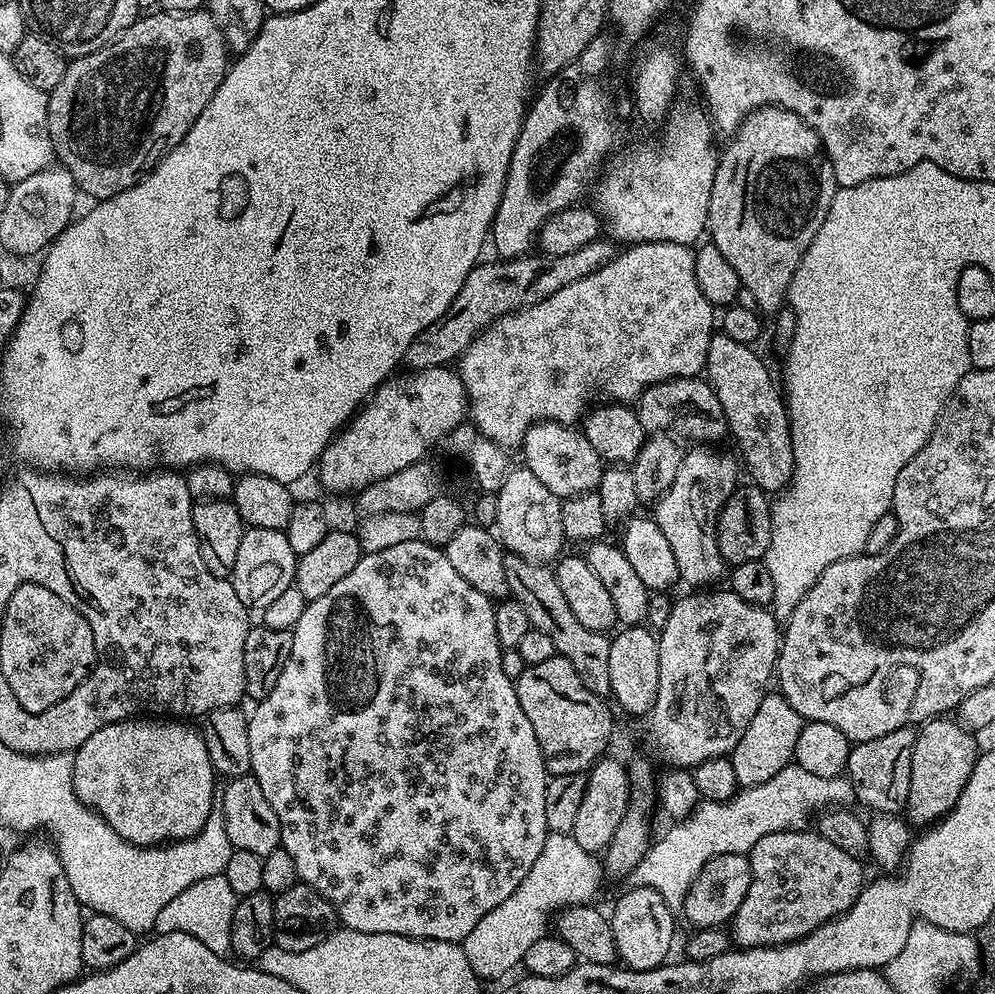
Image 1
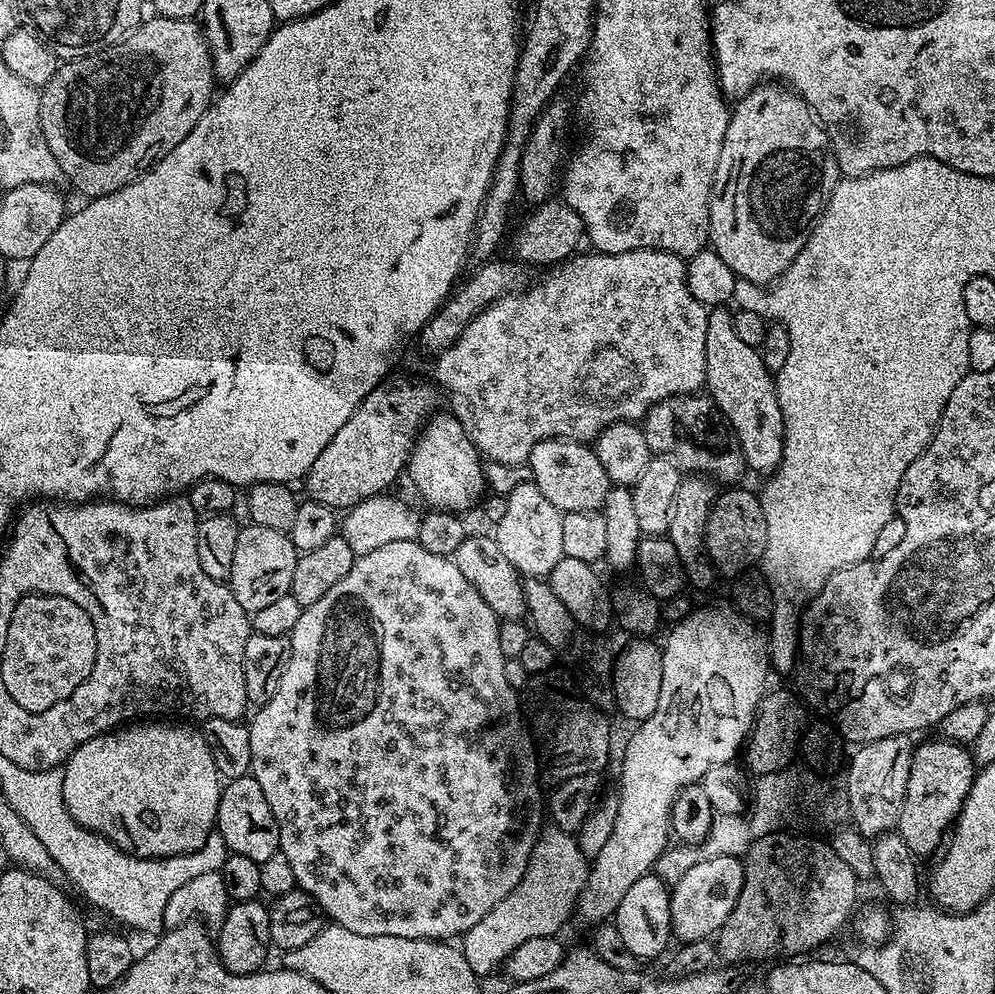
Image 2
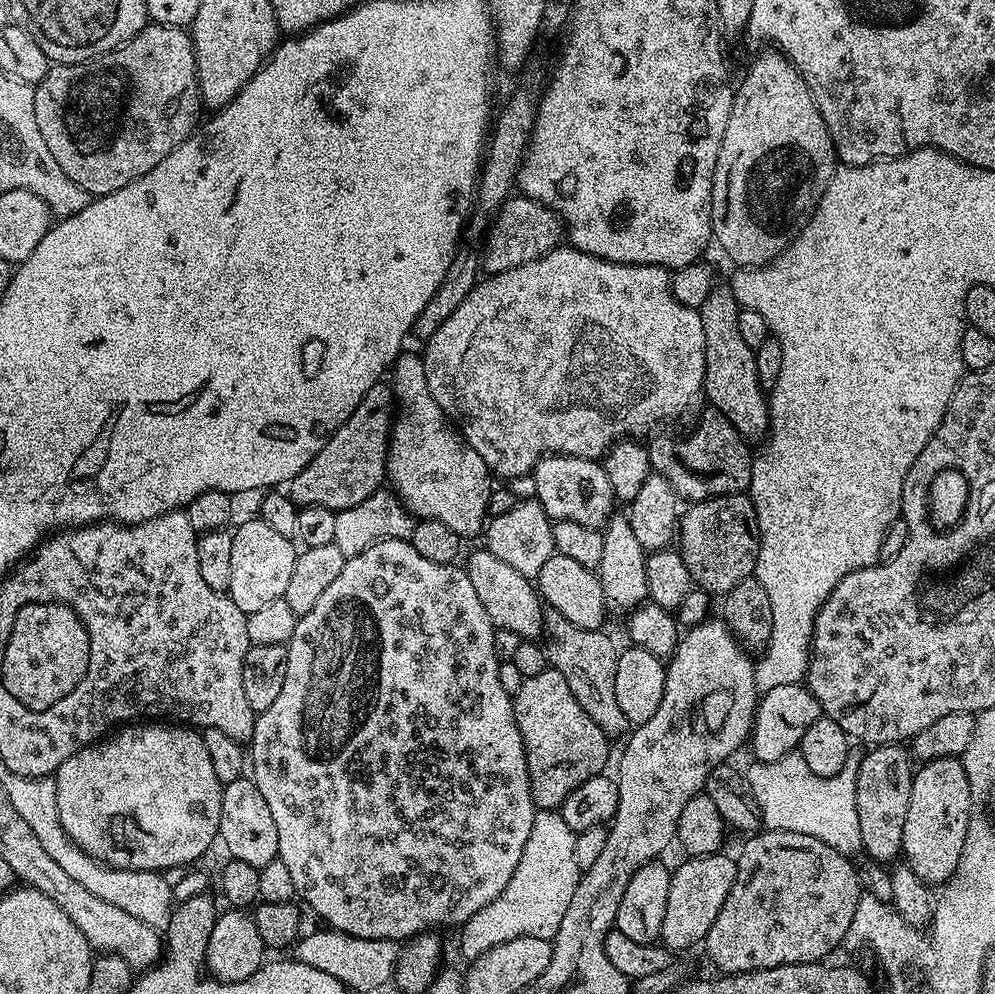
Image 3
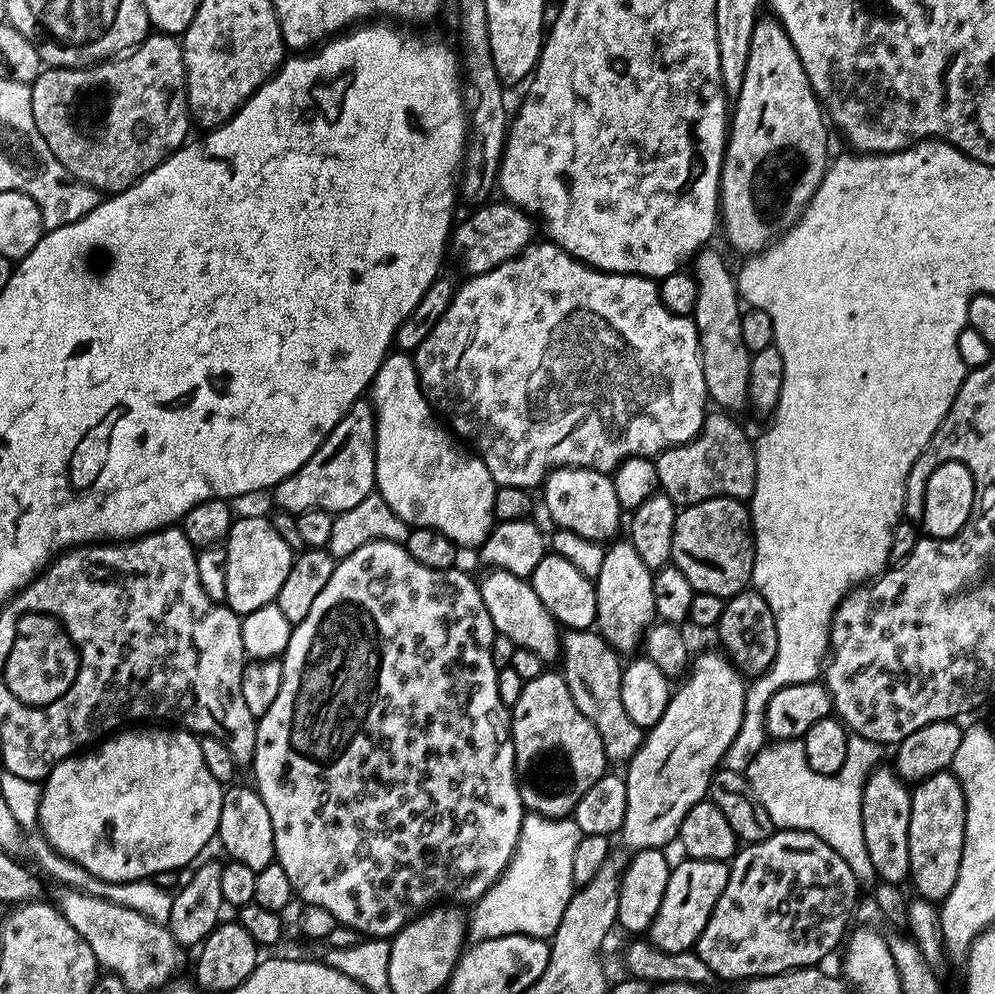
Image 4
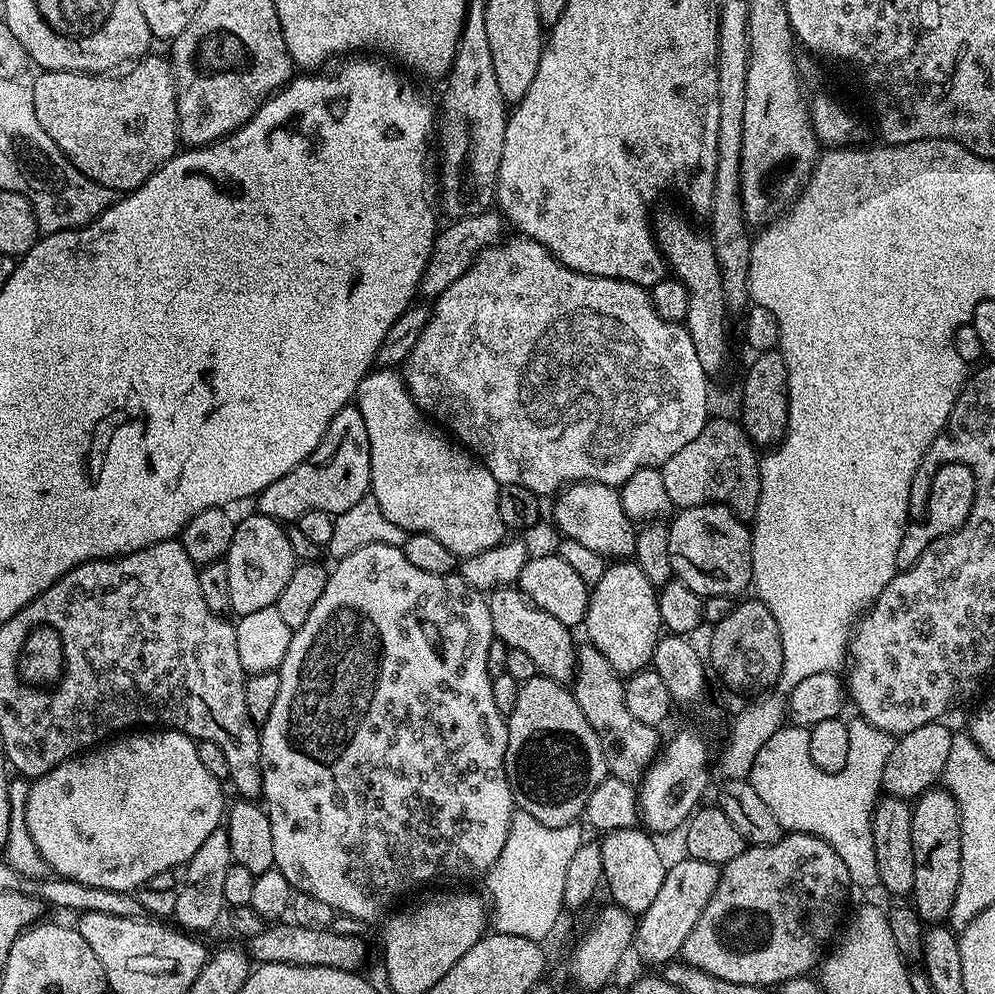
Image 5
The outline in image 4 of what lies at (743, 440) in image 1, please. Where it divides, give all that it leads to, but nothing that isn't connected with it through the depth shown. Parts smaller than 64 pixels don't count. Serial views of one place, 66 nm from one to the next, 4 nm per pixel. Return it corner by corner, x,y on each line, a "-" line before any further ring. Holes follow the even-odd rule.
701,250
696,253
696,307
694,319
696,333
700,339
700,361
702,374
706,378
708,399
717,409
736,410
748,404
748,383
752,353
746,342
742,342
742,297
737,281
728,273
724,260
716,252

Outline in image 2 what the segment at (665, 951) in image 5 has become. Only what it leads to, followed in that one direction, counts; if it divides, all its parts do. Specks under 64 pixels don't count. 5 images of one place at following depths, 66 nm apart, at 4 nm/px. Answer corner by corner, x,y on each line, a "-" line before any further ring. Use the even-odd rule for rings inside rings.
705,855
671,885
670,922
677,941
689,944
715,937
744,885
744,861
739,856

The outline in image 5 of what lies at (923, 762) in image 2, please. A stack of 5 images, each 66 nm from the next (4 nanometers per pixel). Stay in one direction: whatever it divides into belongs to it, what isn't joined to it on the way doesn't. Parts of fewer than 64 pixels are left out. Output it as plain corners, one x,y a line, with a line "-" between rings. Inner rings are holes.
943,786
927,788
911,805
914,834
914,886
911,903
921,921
936,926
952,915
958,878
962,878
962,830
954,798

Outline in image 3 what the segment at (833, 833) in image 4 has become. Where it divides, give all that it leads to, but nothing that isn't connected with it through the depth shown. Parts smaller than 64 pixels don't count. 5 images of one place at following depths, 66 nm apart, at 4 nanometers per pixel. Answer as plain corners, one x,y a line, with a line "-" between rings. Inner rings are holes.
799,751
778,758
776,762
752,762
747,775
763,823
772,830
810,834
810,838
826,842
826,846
837,848
844,856
855,857
855,852
859,853
862,849
862,830
858,830
856,805
856,775
860,759
859,755
849,754
846,766
842,766
837,776
830,778
814,774

